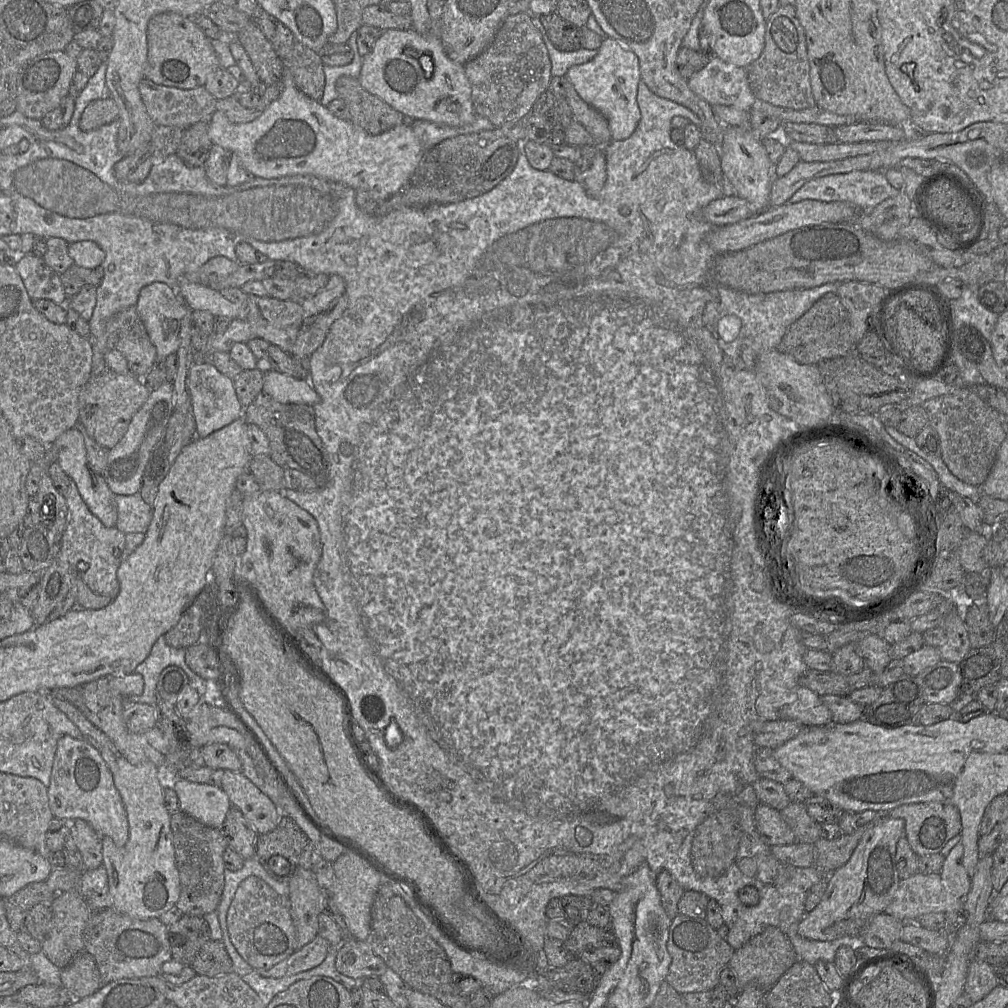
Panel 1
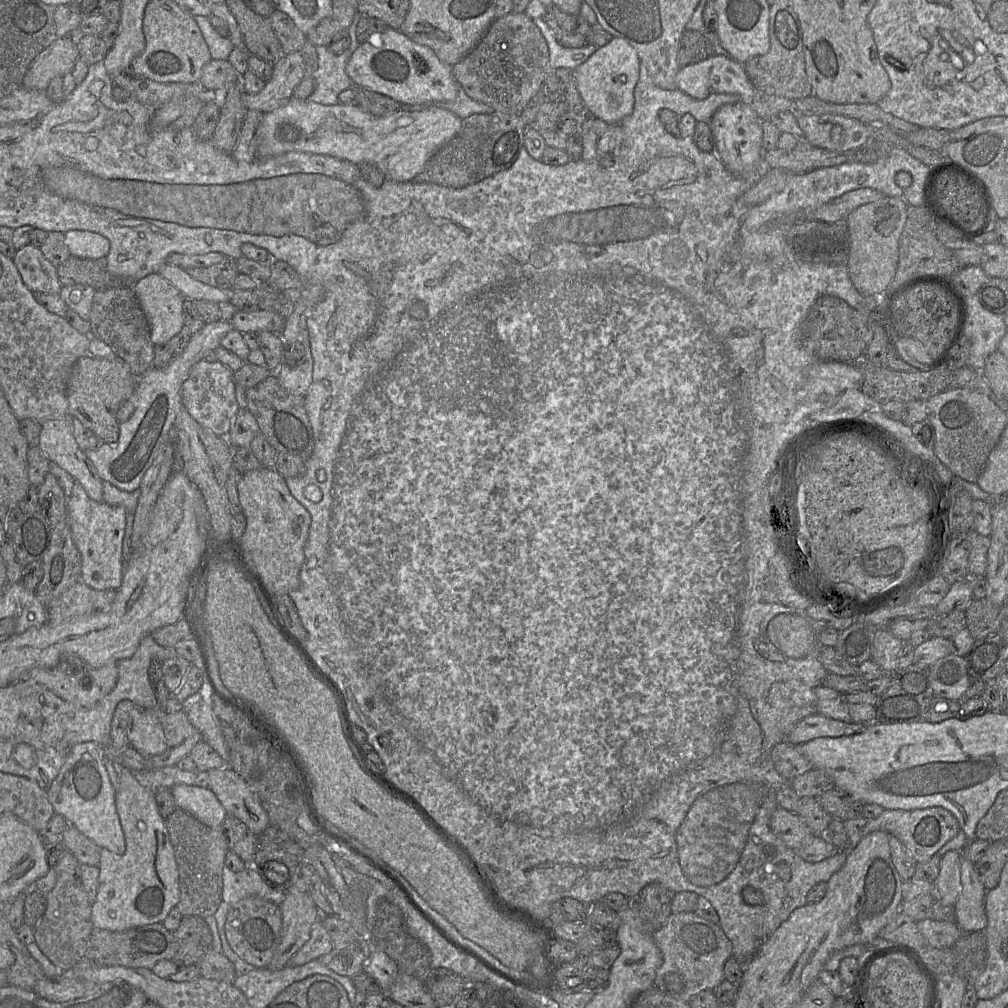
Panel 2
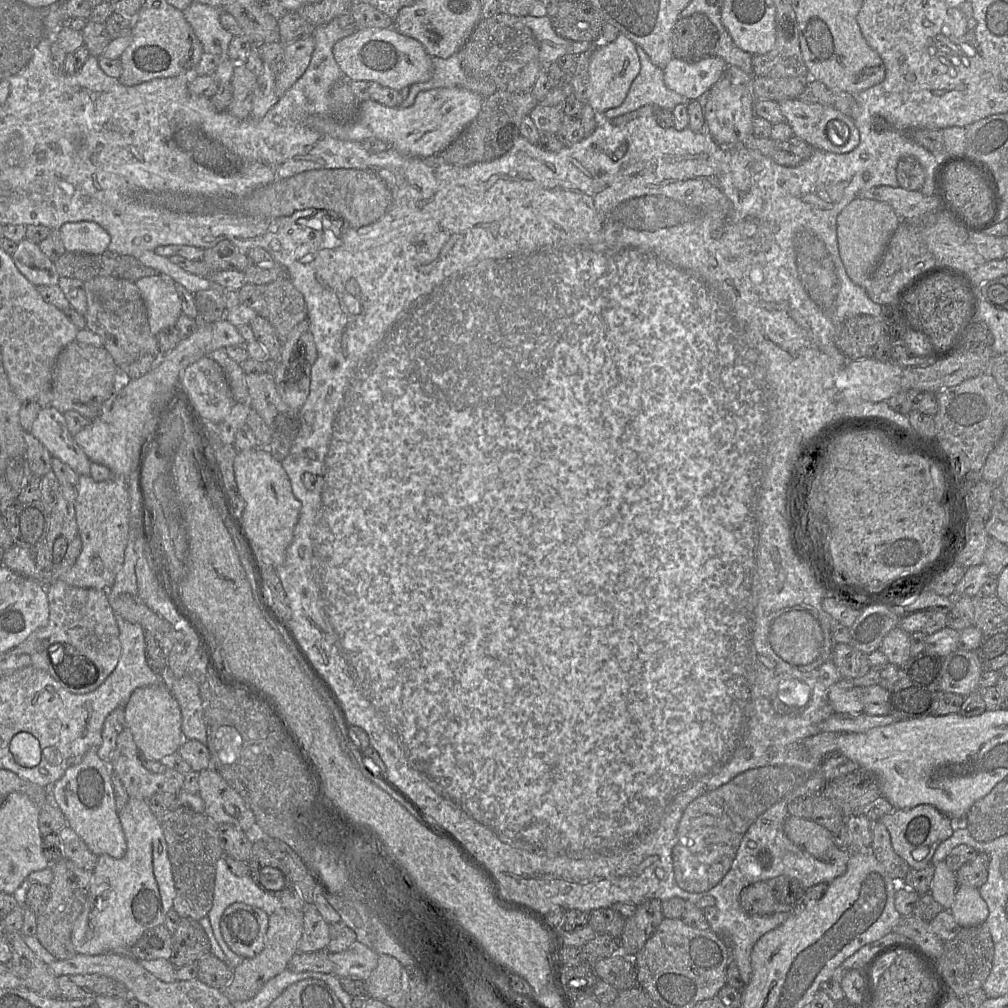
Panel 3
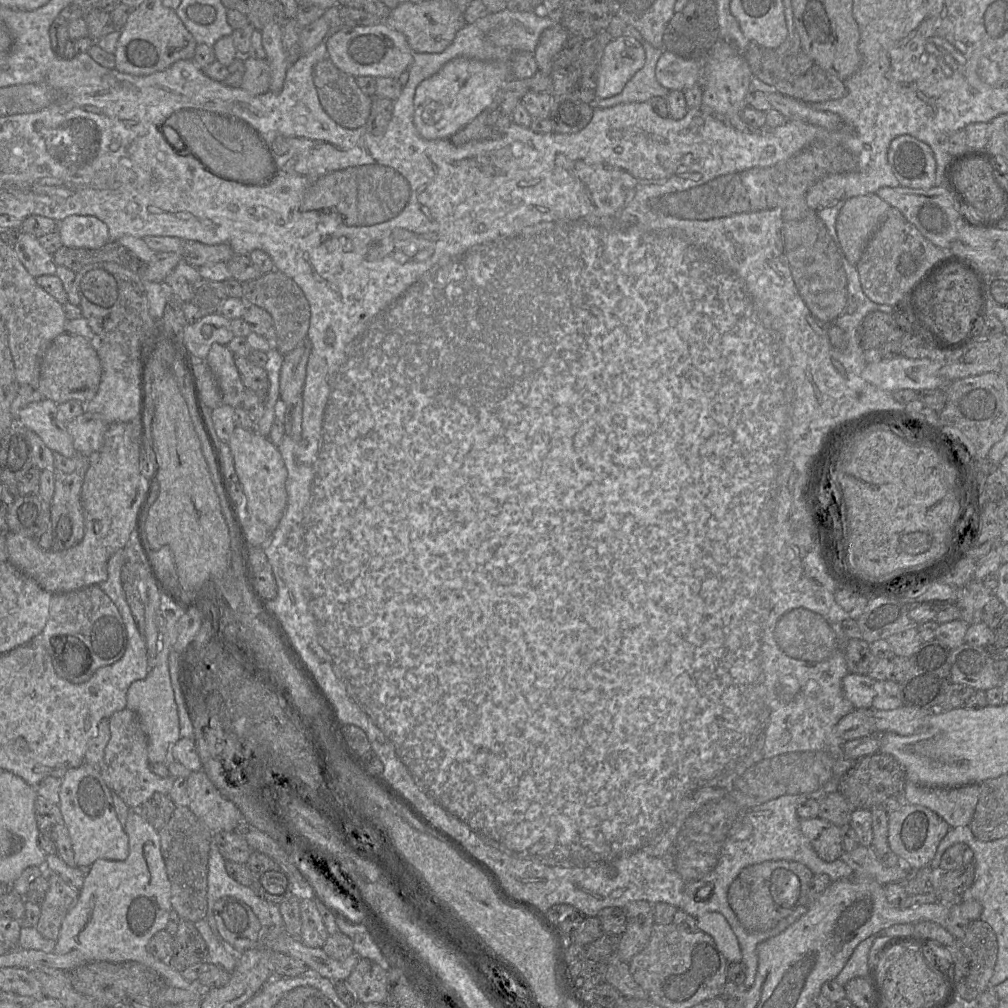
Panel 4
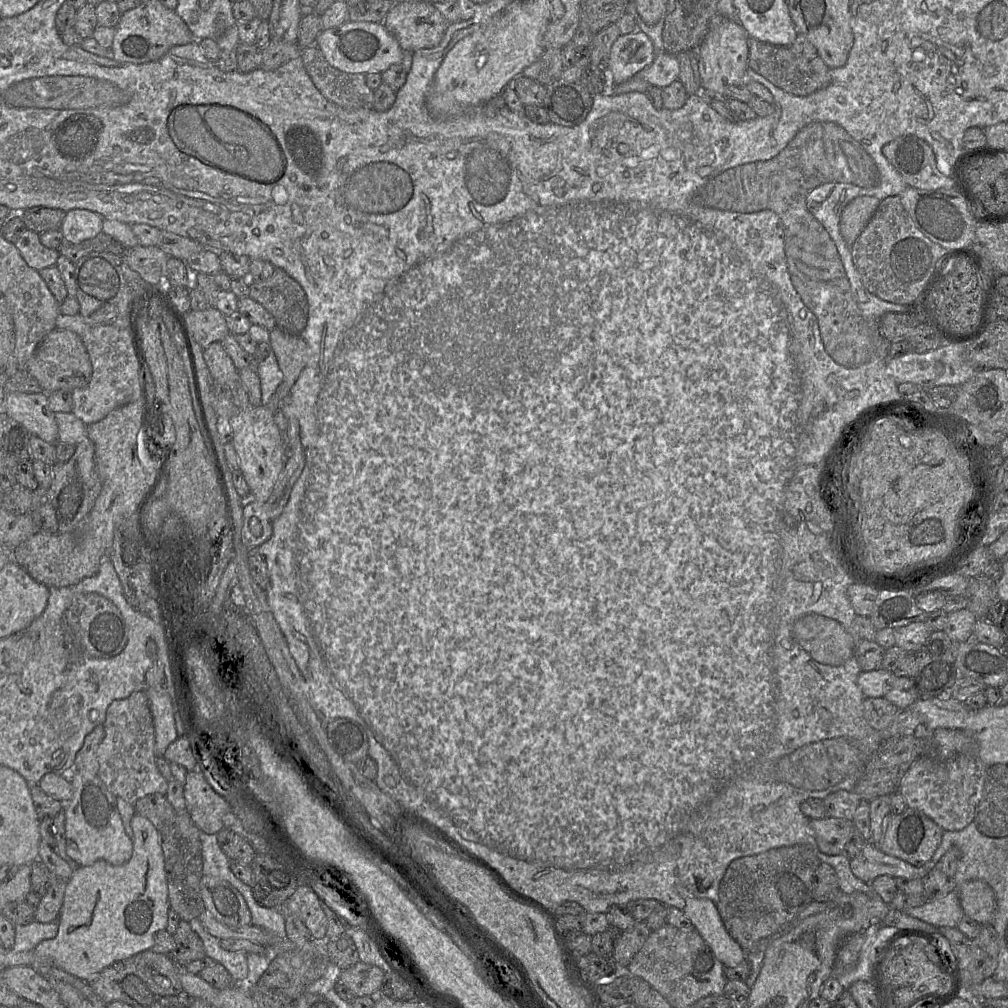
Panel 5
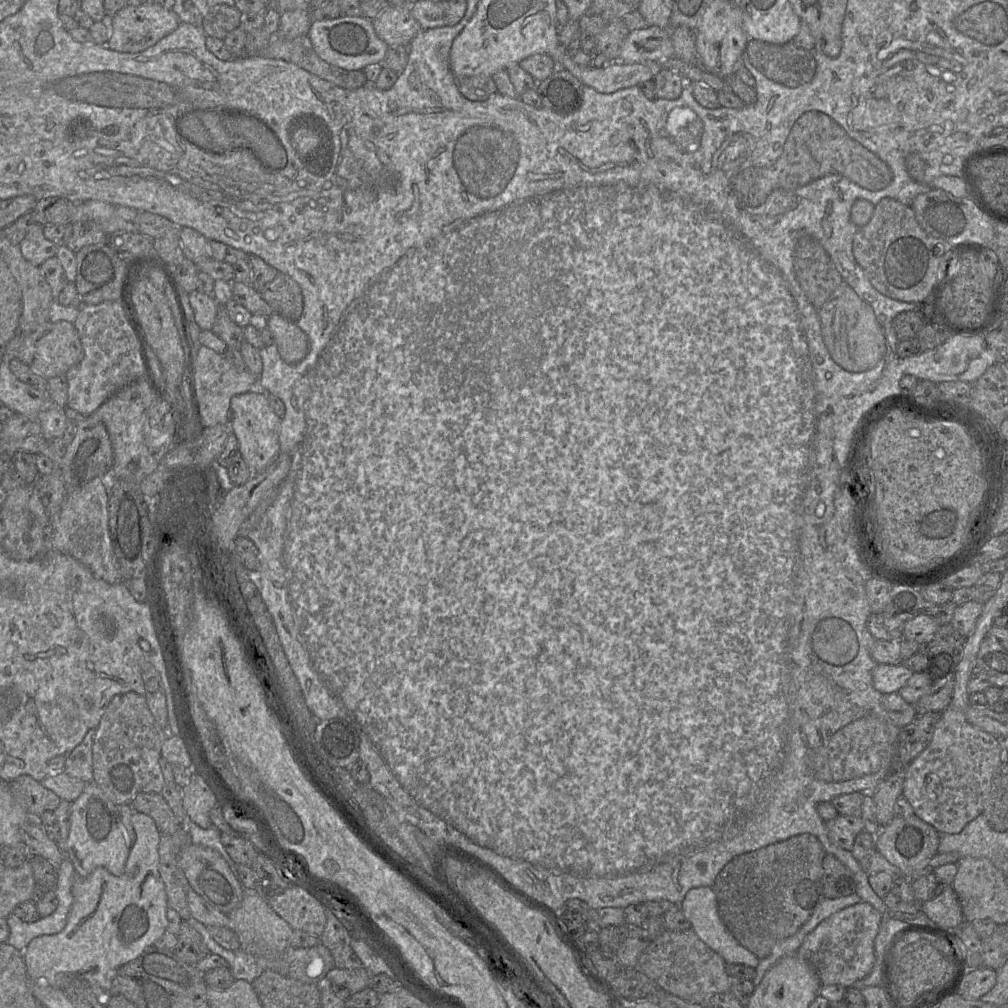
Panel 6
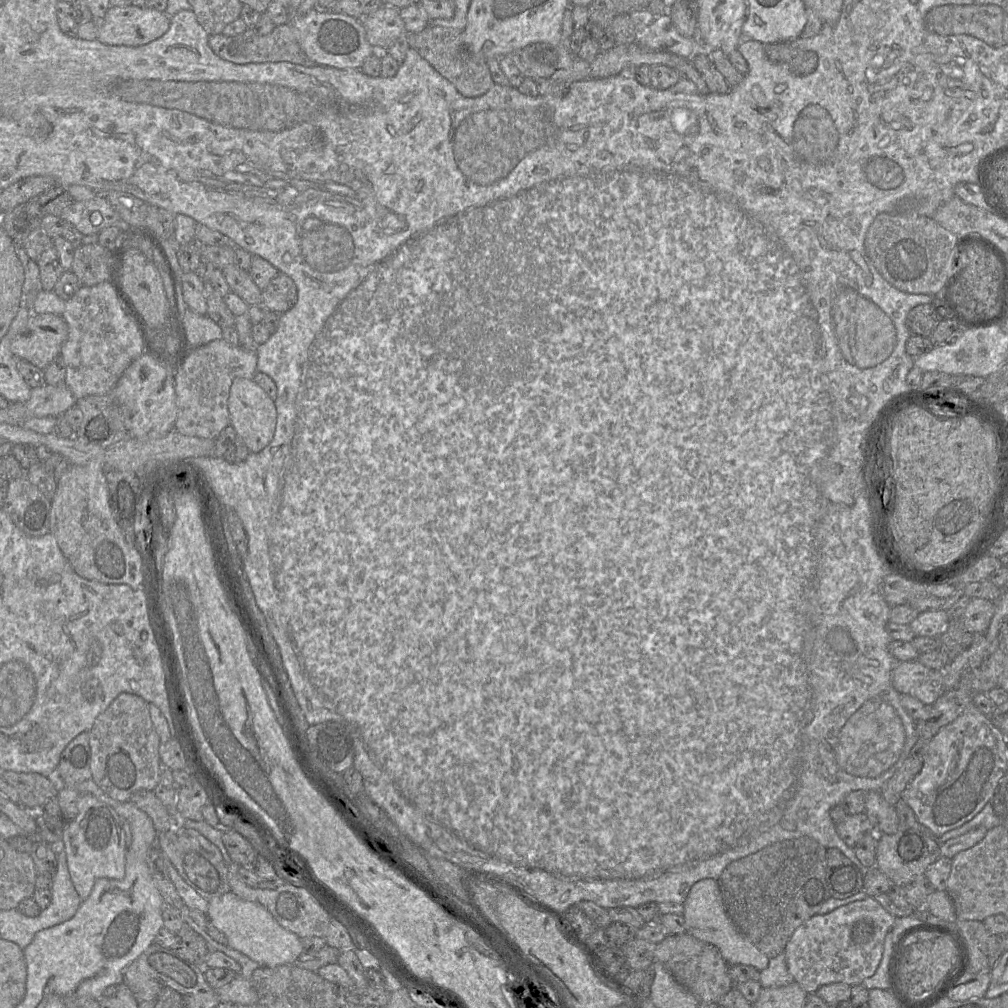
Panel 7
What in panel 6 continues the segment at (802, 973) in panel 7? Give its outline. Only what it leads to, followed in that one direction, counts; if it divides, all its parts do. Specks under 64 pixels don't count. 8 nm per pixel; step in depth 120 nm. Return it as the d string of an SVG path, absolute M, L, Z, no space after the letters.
M867 902L848 906L822 922L803 939L797 955L815 970L821 985L842 985L846 988L865 978L875 963L875 938L882 914Z

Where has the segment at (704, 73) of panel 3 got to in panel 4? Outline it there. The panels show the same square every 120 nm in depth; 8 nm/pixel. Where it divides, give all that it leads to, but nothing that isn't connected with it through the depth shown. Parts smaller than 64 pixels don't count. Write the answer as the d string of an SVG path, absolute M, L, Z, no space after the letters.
M665 50L657 61L656 80L670 91L685 91L698 83L702 85L702 61L687 60Z

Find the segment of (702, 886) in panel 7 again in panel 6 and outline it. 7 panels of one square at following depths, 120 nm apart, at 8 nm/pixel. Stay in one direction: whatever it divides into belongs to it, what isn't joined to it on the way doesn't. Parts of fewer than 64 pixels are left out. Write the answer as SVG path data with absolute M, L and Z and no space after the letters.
M702 886L690 889L681 902L679 909L689 923L689 929L710 949L720 955L726 964L741 964L756 968L759 959L740 945L722 922L718 912L717 899L711 887Z

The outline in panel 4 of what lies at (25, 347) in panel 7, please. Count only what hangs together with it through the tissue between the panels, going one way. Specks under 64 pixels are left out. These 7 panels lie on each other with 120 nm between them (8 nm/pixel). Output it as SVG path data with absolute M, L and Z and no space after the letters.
M64 332L51 342L43 355L38 390L56 404L69 400L85 403L96 395L101 374L101 362L92 343L82 336Z

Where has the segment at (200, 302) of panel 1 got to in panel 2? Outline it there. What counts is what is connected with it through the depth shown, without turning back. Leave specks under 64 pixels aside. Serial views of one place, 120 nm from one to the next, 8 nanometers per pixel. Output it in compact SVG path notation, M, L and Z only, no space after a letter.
M166 262L159 272L167 281L176 287L184 298L210 300L217 303L229 301L229 292L200 282L190 276L184 269Z

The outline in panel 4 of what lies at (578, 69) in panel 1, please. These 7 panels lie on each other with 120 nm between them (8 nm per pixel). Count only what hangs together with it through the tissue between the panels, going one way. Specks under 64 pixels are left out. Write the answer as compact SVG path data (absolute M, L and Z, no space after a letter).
M630 36L613 39L606 45L597 70L596 97L619 94L645 61L645 50L639 41Z

